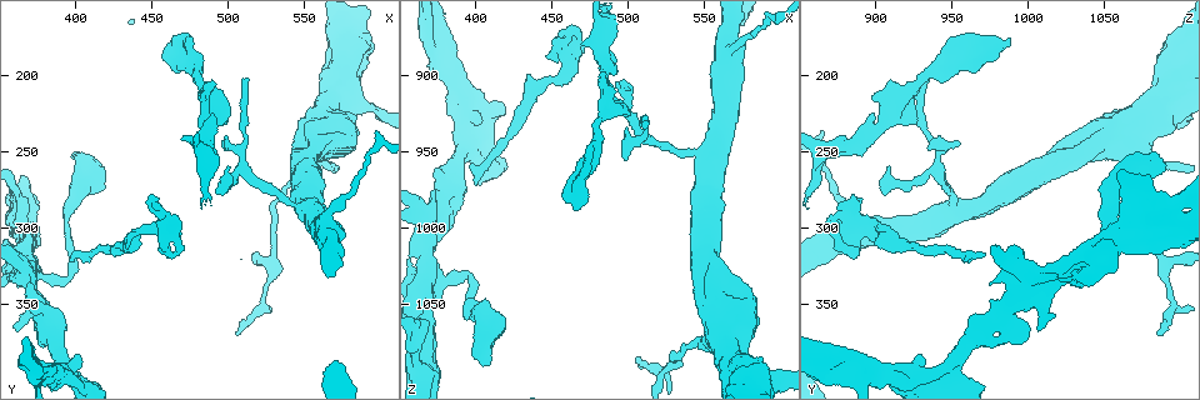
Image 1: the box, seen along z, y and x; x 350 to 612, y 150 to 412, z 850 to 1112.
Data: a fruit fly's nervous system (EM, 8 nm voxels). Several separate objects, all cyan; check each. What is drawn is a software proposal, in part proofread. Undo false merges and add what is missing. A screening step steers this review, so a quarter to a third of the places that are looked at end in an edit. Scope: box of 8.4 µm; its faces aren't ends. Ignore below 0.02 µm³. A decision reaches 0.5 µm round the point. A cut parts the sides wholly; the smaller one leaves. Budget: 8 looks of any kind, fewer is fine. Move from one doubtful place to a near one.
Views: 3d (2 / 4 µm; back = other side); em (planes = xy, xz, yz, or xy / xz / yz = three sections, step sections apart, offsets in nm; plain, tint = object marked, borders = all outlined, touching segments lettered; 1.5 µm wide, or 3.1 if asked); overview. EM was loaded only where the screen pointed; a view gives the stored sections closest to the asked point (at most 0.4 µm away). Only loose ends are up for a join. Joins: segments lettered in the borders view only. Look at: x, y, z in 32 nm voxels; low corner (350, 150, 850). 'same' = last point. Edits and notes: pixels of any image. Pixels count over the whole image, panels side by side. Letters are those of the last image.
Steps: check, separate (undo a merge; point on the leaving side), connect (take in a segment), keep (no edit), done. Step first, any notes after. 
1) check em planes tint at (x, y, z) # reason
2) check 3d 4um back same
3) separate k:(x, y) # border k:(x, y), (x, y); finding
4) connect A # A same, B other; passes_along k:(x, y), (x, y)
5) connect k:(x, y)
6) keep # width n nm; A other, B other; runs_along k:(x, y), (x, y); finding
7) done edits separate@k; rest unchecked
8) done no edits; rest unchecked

check em xy step 4 borders at (408, 262, 1086) # an open end

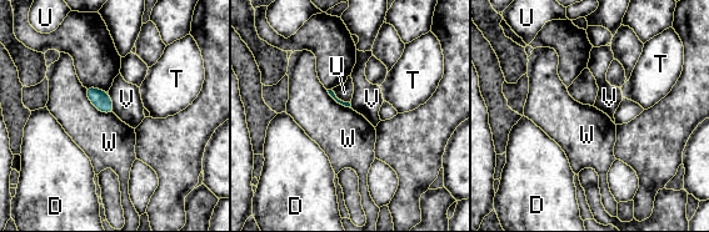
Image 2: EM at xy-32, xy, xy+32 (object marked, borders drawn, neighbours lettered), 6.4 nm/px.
check em planes borders same # cut it another way

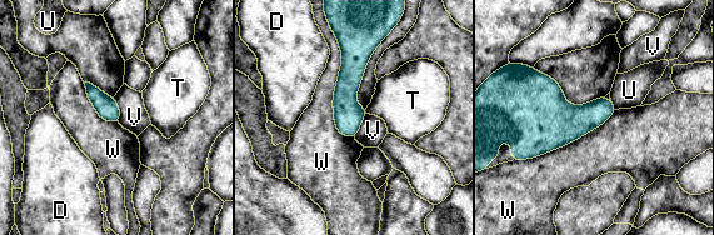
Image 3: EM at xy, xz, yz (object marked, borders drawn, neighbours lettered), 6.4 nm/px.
keep # D other, T other, U other, V other, W other; no lettered segment goes on from it

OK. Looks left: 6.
check 3d 2um at (384, 334, 1034) # thick turns thin

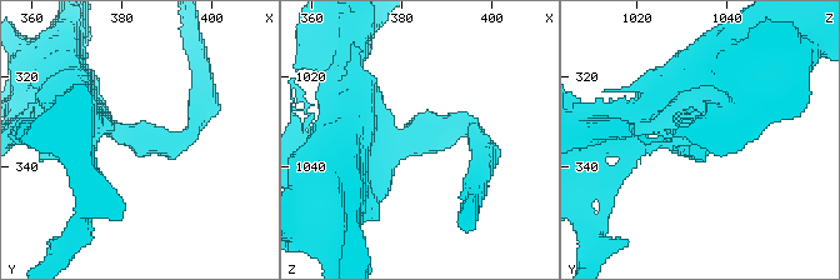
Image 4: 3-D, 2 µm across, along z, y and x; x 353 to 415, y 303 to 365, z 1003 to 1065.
check em planes borders at (384, 334, 1034) # shape alone is not enough

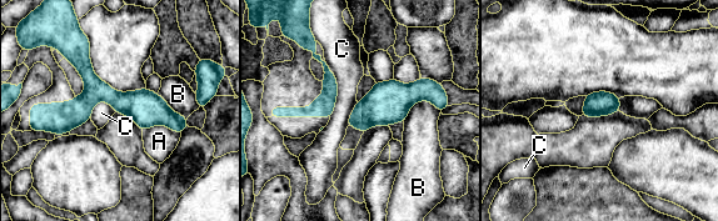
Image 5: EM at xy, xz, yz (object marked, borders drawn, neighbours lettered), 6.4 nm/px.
keep # A other, B other, C other; runs_along 5:(68, 116), (111, 96), (184, 122); all the same neuron

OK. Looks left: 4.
check em yz step 8 borders at (400, 318, 972) # an open end

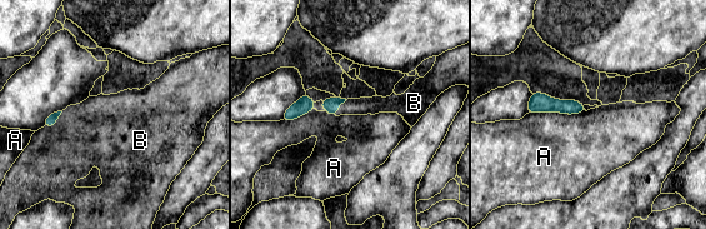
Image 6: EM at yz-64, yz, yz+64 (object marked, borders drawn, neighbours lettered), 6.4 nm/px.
connect B # A other, B same; passes_along 6:(50, 120), (54, 124), (89, 134); it goes on there

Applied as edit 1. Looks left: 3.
check overview # see it whole again

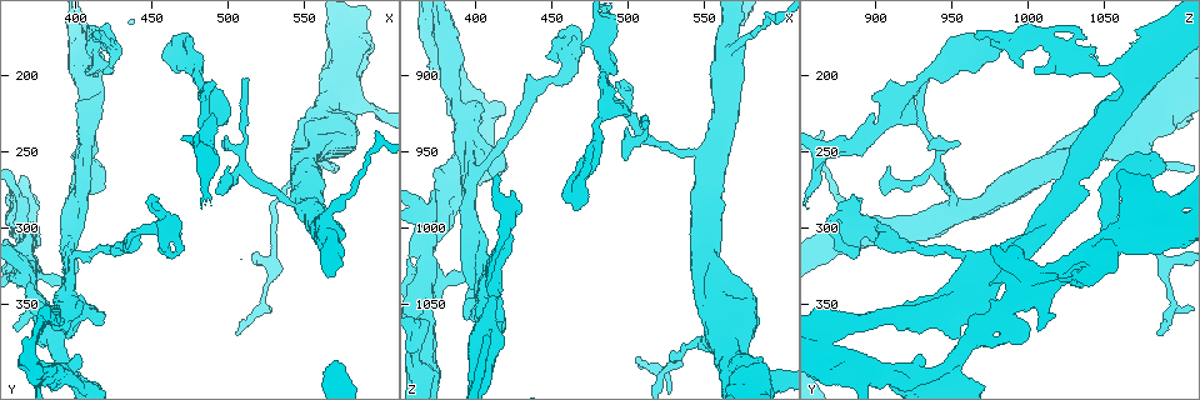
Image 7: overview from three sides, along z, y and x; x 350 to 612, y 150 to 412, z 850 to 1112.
check em xy step 4 borders at (468, 176, 986)

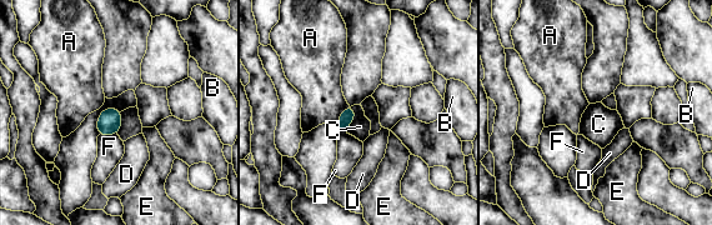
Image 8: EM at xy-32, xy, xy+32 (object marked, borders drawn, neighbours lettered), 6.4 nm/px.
keep # longest_contact C 170 nm; A other, B other, C other, D other, E other, F other; none of them fits

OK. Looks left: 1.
done edits connect@6; rest unchecked

